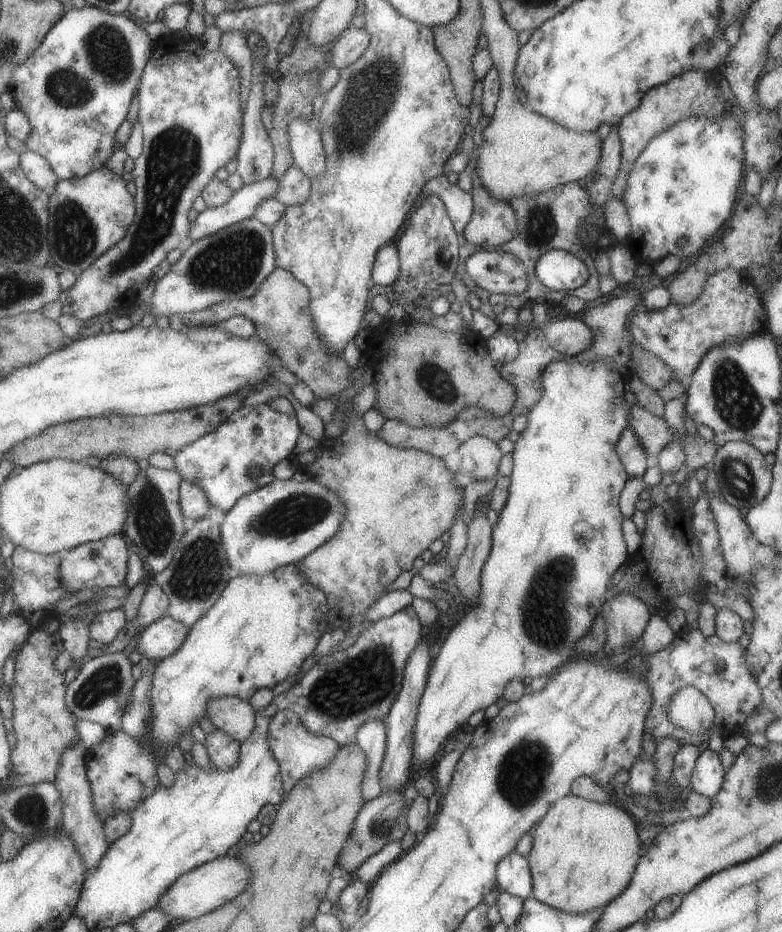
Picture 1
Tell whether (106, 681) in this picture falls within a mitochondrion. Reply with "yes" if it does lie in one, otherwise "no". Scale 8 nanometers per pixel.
yes

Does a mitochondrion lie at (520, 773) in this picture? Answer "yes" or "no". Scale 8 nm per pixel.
yes

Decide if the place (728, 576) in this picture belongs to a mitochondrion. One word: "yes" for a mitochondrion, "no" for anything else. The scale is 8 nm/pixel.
no

